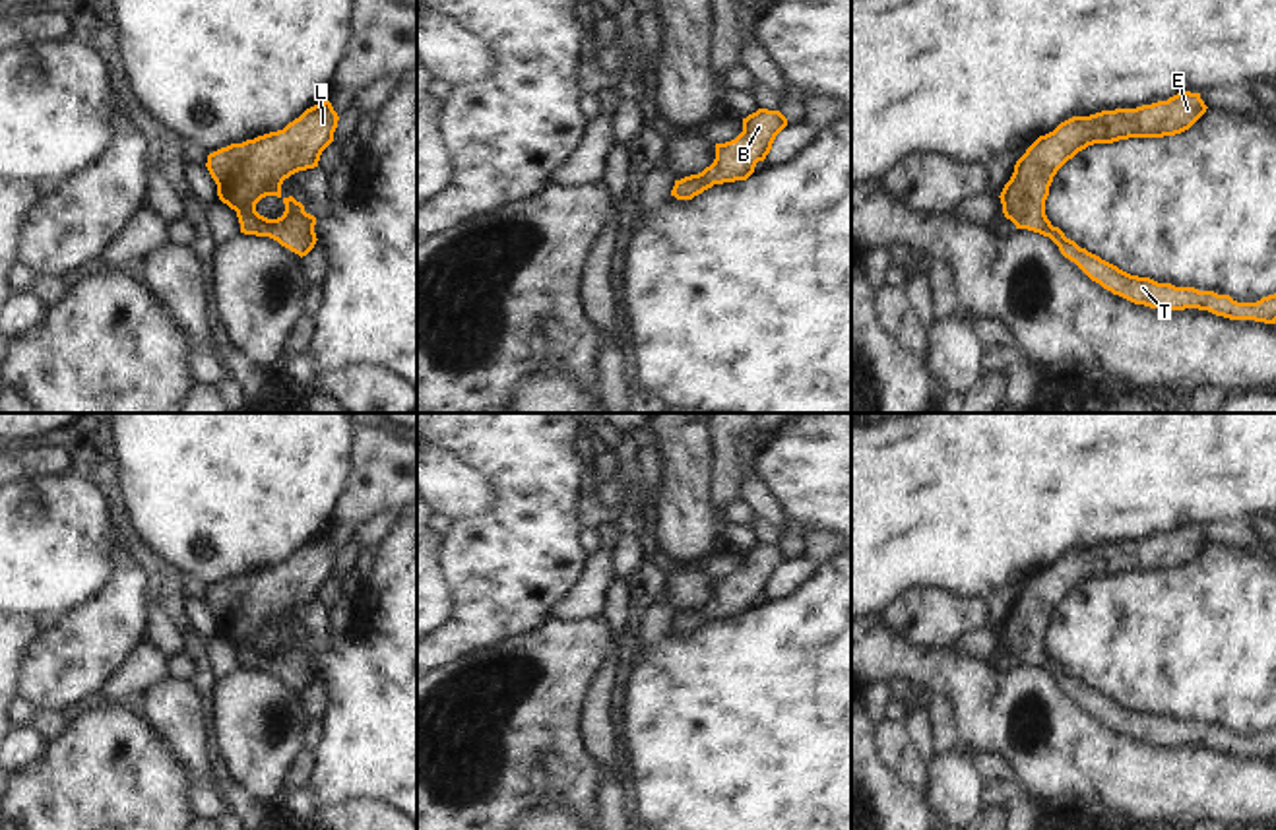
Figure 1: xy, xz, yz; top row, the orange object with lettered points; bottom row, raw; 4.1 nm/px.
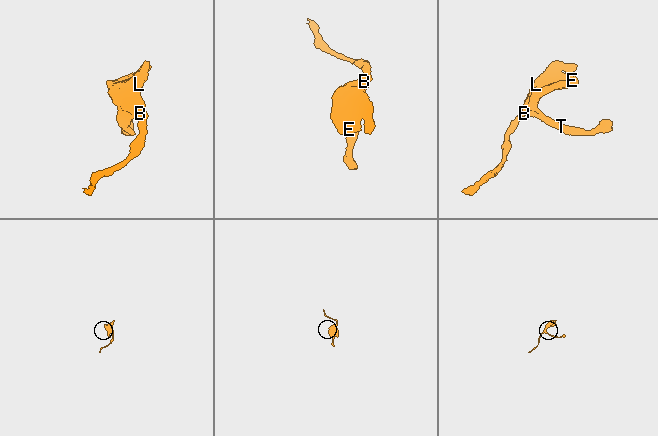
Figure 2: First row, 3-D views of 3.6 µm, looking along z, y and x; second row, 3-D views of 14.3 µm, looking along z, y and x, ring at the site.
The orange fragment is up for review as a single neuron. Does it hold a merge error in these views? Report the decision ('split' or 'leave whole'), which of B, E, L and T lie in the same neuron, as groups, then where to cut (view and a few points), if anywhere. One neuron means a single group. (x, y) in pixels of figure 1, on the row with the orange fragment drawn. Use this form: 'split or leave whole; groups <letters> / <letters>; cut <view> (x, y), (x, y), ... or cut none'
leave whole; groups B E L T; cut none

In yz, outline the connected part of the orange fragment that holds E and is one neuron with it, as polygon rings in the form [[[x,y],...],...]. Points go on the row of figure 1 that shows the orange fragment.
[[[1183,91],[1167,101],[1136,109],[1101,111],[1072,116],[1053,132],[1039,136],[1016,161],[1010,180],[1001,192],[1003,213],[1016,229],[1049,237],[1065,258],[1074,262],[1092,281],[1134,304],[1158,310],[1198,308],[1229,320],[1276,324],[1276,293],[1257,303],[1237,303],[1229,295],[1175,287],[1150,277],[1131,275],[1100,256],[1080,248],[1053,227],[1045,215],[1045,200],[1057,171],[1078,151],[1094,144],[1129,138],[1164,138],[1189,130],[1204,112],[1200,93]]]

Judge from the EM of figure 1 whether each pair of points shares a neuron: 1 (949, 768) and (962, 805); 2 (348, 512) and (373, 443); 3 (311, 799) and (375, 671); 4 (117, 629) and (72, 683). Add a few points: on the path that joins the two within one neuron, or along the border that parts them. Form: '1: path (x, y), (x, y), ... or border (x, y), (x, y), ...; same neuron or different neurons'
1: path (953, 778), (955, 796); same neuron
2: path (365, 495), (373, 487), (373, 460); same neuron
3: border (309, 786), (330, 805), (359, 799); different neurons
4: path (103, 642), (76, 670); same neuron

